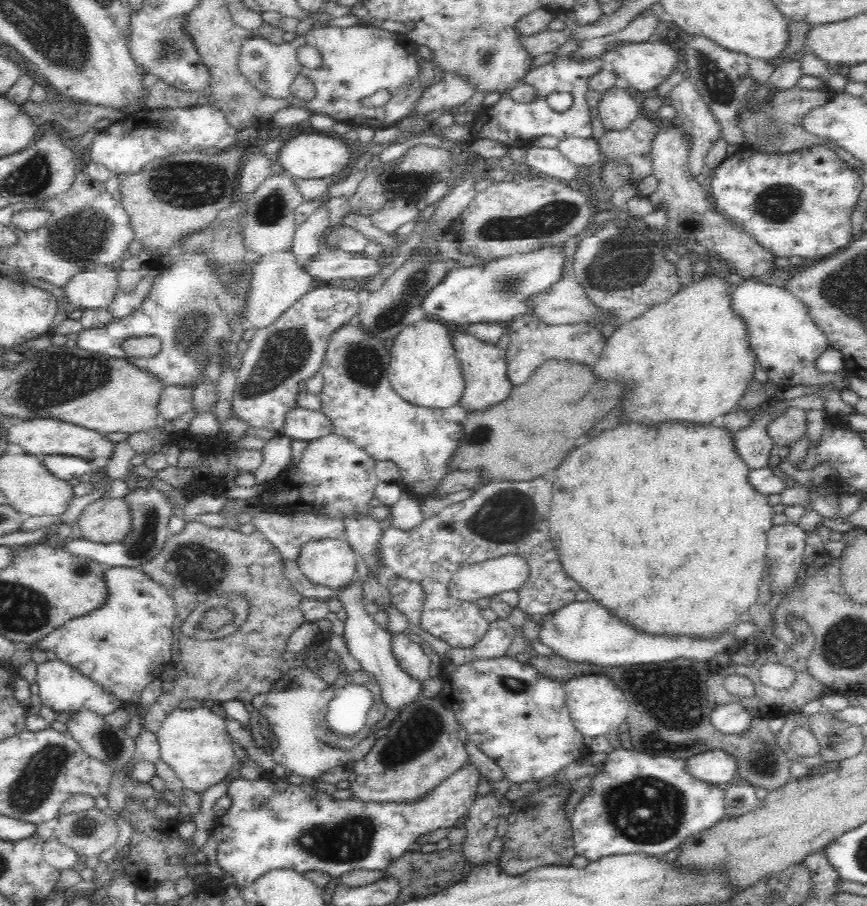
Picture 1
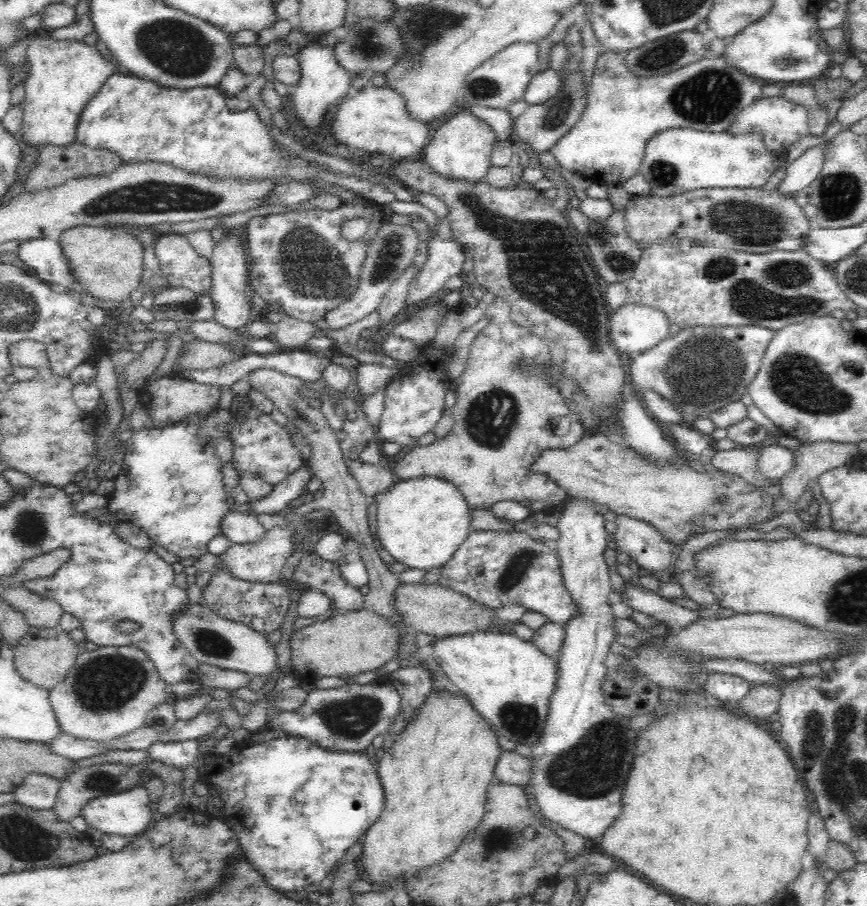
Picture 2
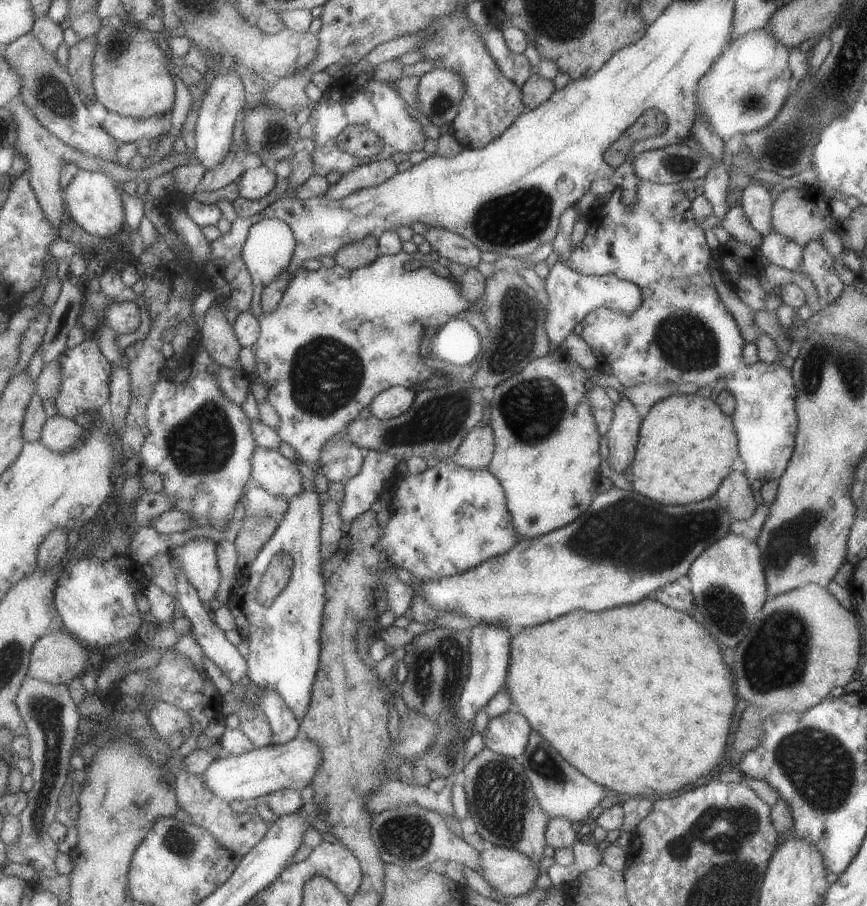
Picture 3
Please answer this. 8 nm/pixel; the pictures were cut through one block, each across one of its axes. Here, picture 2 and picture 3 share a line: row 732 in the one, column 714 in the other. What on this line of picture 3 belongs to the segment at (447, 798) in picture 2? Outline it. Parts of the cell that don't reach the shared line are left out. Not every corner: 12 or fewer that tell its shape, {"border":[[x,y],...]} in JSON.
{"border":[[711,397],[643,417],[628,478],[655,503],[711,498],[739,456]]}

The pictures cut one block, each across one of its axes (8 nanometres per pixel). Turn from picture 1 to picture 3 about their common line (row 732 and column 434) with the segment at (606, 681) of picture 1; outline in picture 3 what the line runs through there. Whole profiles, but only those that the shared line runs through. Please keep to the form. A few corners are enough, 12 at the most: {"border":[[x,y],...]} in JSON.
{"border":[[612,486],[577,520],[424,581],[439,611],[533,628],[633,604],[729,533],[713,496]]}

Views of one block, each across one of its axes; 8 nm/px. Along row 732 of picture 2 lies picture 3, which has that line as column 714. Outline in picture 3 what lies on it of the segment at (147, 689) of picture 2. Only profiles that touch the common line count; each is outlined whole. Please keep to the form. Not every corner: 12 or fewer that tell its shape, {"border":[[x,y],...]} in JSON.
{"border":[[764,27],[731,40],[697,83],[723,142],[769,124],[788,48]]}

